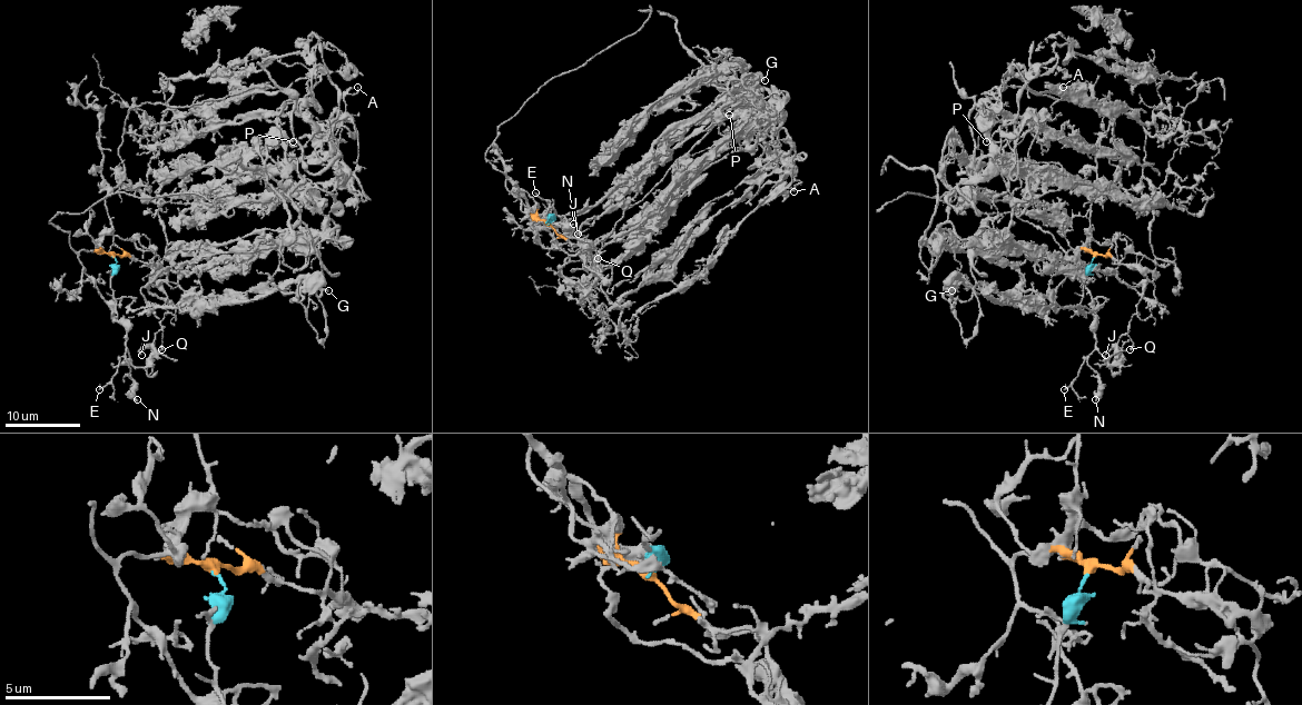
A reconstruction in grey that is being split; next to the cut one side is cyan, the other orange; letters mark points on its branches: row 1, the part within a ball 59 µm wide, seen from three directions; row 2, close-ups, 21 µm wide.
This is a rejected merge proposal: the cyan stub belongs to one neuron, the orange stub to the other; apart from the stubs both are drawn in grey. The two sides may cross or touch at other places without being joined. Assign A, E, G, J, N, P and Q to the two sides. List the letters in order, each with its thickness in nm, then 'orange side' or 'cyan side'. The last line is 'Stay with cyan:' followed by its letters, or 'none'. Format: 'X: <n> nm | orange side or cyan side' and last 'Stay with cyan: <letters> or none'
A: 160 nm | orange side
E: 180 nm | cyan side
G: 200 nm | cyan side
J: 150 nm | orange side
N: 340 nm | cyan side
P: 170 nm | orange side
Q: 240 nm | orange side
Stay with cyan: E, G, N

